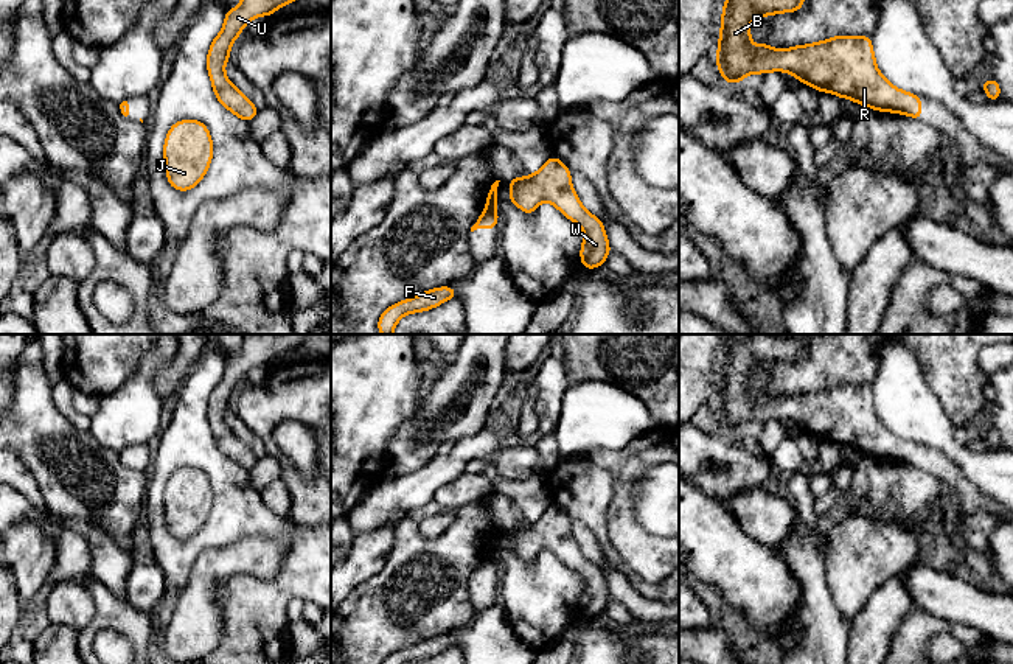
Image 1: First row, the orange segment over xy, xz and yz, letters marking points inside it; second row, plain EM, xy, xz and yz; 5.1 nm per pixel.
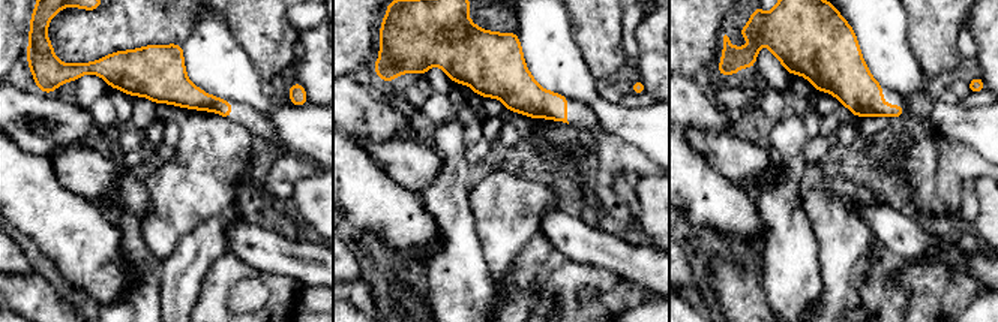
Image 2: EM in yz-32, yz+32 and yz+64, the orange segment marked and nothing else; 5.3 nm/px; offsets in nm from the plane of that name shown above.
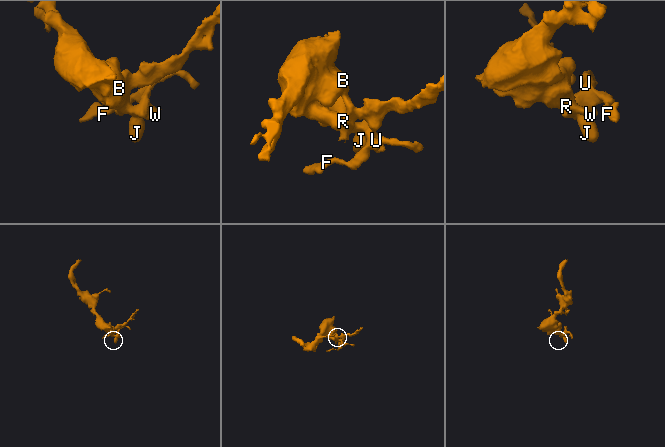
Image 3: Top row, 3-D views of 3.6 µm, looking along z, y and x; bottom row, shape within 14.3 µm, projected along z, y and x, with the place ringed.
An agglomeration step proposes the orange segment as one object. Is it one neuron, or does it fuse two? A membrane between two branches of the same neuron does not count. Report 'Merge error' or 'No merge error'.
No merge error

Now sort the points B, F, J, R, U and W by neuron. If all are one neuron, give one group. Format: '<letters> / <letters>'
B F J R U W

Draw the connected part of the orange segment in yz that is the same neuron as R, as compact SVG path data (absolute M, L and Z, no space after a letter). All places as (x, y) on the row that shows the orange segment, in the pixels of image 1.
M726 0L718 53L721 78L738 84L752 73L788 72L802 84L865 107L921 120L921 96L892 86L878 70L870 36L836 36L777 50L750 42L750 22L761 16L795 12L805 0Z

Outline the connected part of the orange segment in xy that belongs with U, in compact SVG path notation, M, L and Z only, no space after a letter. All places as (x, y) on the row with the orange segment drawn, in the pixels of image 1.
M241 0L235 9L227 9L221 33L211 42L207 56L207 70L219 103L231 114L252 121L258 114L256 106L227 78L224 67L230 59L230 47L242 28L255 17L272 16L280 6L295 0Z

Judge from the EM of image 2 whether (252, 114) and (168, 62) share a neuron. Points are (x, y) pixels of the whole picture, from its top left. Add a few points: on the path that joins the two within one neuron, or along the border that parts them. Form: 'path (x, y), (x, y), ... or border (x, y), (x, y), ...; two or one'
path (228, 110), (215, 99), (194, 98), (182, 86); one

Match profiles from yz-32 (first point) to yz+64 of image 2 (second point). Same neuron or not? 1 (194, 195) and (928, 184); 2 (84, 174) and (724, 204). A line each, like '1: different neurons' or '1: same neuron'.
1: different neurons
2: different neurons

